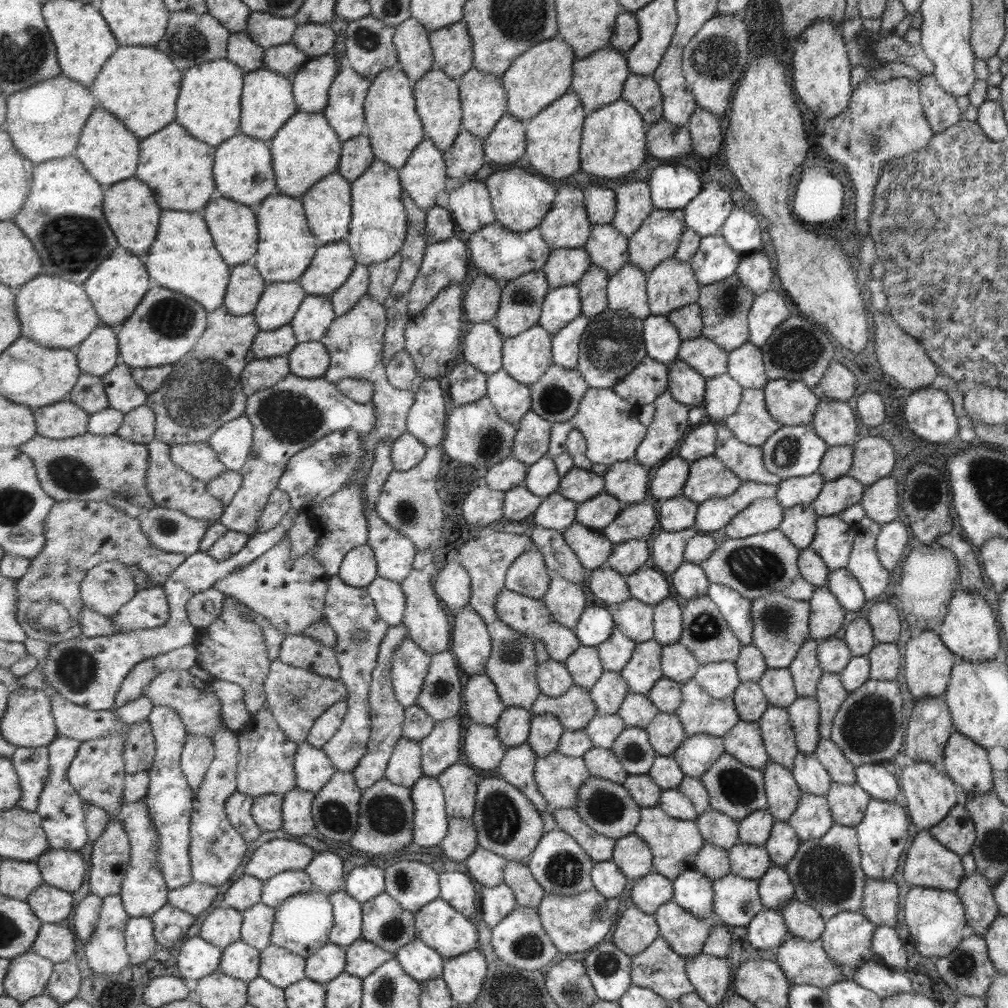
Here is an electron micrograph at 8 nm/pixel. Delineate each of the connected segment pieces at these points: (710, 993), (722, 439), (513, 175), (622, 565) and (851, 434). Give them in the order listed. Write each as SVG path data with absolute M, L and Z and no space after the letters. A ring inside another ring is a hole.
M705 953L688 958L688 974L696 987L696 994L705 1004L714 1007L721 1002L729 986L729 968L725 966L723 958Z
M722 422L715 427L716 448L712 455L720 459L737 479L764 484L781 482L779 476L765 470L760 447L739 442Z
M523 168L495 171L487 177L485 183L492 195L496 220L512 231L518 232L527 232L541 224L553 208L559 189L554 181L525 172Z
M634 539L615 545L605 567L612 567L625 576L636 573L651 556L645 539Z
M822 397L818 399L810 425L828 447L847 446L858 439L856 418L846 402Z

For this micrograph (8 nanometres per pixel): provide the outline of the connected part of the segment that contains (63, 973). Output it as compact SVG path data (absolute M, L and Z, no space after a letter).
M73 962L57 963L48 984L47 994L52 995L59 1003L77 999L81 992L81 972Z

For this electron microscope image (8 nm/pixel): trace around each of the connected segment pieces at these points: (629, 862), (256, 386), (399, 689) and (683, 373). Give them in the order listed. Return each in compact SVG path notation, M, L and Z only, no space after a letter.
M636 833L617 839L612 861L627 878L638 880L654 871L652 848Z
M273 357L248 363L243 374L244 391L249 397L256 392L275 386L291 372L290 358Z
M411 637L396 650L392 681L397 700L406 708L416 704L432 665L432 655L425 652Z
M680 358L670 366L669 390L677 402L687 406L700 406L703 396L703 384L707 384L704 375L695 367Z

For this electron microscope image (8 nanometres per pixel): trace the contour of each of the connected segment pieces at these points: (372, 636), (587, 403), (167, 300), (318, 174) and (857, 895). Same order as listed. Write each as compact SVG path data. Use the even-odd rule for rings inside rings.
M340 575L331 578L326 594L325 620L336 632L336 655L340 662L340 679L350 690L348 713L337 734L322 749L333 760L336 770L353 772L368 752L372 737L372 707L369 695L372 674L377 668L380 646L389 632L390 625L381 619L367 587L349 586Z
M591 387L581 401L580 409L575 417L561 424L553 424L553 434L550 438L550 456L563 454L566 445L565 432L579 429L588 441L588 457L594 464L611 466L616 462L636 458L641 442L648 433L648 426L640 421L641 409L628 399L621 398L620 394L612 388L601 389Z
M154 284L118 332L121 362L132 368L150 369L179 362L208 328L208 314L200 302L188 295Z
M299 110L270 142L276 170L277 192L302 198L316 182L338 172L344 144L326 114Z
M833 823L819 838L800 841L793 858L783 869L794 888L794 898L812 906L823 920L843 910L860 910L866 876L860 869L854 827Z

